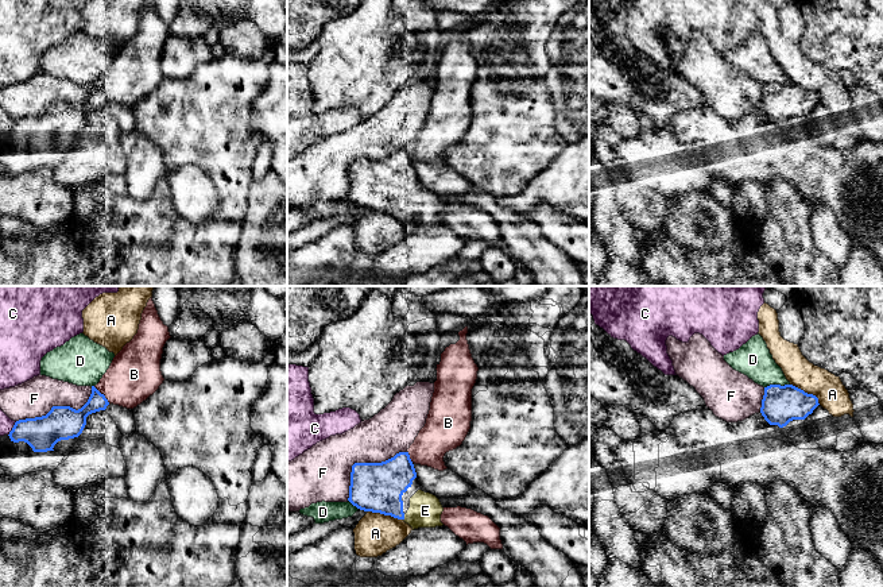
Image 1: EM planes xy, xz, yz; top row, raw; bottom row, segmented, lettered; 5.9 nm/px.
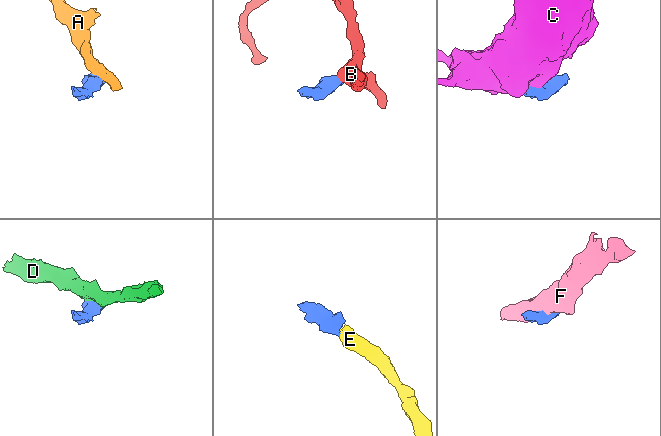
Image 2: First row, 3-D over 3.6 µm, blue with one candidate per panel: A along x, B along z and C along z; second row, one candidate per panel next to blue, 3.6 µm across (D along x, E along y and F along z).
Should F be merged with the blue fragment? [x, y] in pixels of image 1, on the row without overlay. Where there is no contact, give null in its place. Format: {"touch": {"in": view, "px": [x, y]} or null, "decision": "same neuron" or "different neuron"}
{"touch": {"in": "xz", "px": [361, 161]}, "decision": "different neuron"}

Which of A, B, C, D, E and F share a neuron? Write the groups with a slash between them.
A / B / C / D / E / F

